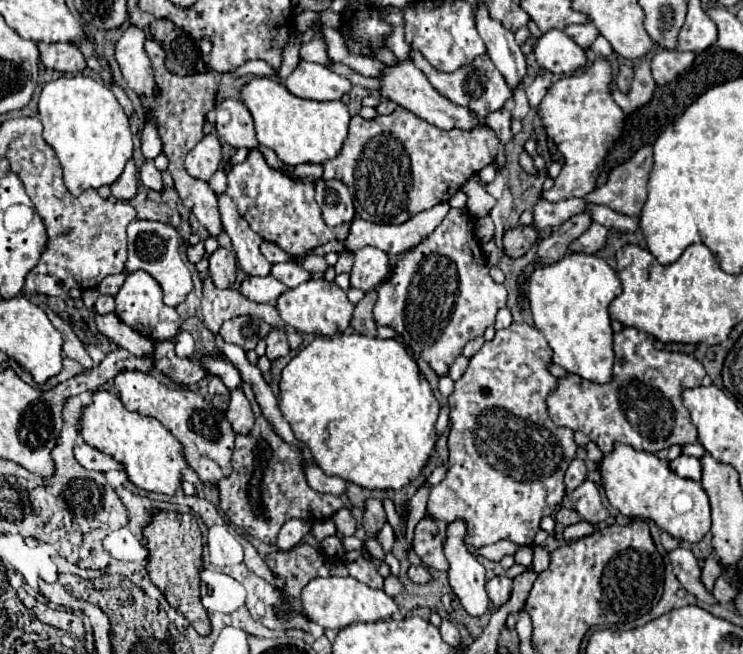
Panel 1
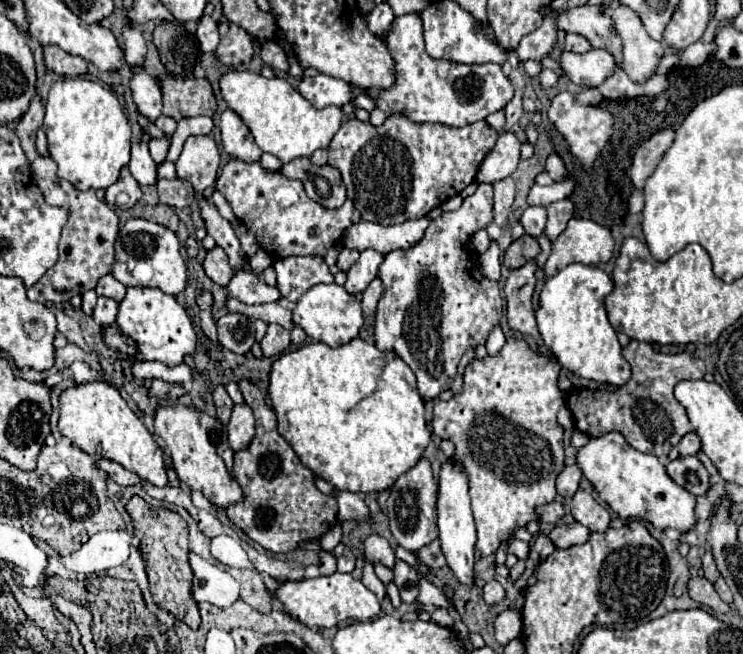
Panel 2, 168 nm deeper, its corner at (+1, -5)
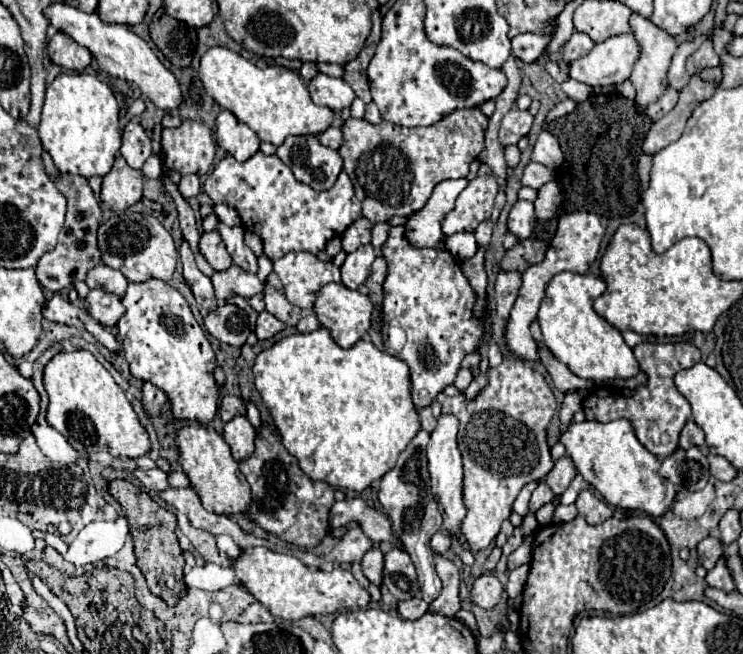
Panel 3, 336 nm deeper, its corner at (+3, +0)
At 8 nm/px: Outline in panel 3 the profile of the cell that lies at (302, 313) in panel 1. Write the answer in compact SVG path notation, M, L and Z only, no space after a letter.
M325 284L319 290L319 296L315 298L315 306L313 312L319 320L319 324L323 328L327 328L333 336L333 340L341 346L341 348L351 348L357 340L361 340L371 324L371 312L373 312L373 304L369 302L369 298L357 290L349 290L343 284Z

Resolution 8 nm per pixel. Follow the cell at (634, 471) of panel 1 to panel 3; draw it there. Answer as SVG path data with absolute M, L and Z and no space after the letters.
M621 418L607 424L587 420L581 424L573 422L559 440L565 444L577 472L605 498L605 502L625 510L643 510L651 518L665 516L673 510L677 496L675 486L659 474L661 462L635 438L627 420Z

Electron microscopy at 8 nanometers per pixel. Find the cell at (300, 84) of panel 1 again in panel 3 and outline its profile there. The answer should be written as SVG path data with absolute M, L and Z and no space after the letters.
M317 74L311 82L307 82L311 100L319 106L329 106L331 110L343 110L351 106L355 92L343 78L333 78L327 74Z

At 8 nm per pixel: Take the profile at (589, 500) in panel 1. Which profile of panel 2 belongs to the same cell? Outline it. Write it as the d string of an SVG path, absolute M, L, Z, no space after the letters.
M579 489L571 501L571 513L575 517L575 521L579 521L581 525L589 527L591 531L605 531L609 527L611 515L605 507L601 507L593 495L589 495L587 491Z

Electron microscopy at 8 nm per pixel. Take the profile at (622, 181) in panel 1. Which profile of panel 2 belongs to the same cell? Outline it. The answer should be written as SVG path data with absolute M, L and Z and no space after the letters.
M663 129L639 145L633 157L633 165L629 169L629 179L637 189L645 185L647 177L653 173L665 151L671 147L673 139L675 139L675 129Z

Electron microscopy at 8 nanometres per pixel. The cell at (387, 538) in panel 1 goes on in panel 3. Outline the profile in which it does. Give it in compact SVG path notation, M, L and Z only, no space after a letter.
M373 546L363 556L361 568L363 568L363 574L369 578L369 582L373 582L373 584L379 586L379 582L381 582L381 570L383 570L383 552L381 552L379 546Z

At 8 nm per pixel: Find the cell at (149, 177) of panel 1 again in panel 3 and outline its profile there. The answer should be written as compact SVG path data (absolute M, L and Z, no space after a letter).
M129 122L123 130L123 146L121 156L127 160L127 164L135 170L141 170L145 160L151 156L151 140L147 138L145 130L137 122Z

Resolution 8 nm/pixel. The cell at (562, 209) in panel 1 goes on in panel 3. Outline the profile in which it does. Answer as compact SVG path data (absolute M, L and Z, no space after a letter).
M517 200L511 214L509 214L509 230L519 238L529 238L533 232L533 224L535 224L535 210L533 210L533 202L527 200Z

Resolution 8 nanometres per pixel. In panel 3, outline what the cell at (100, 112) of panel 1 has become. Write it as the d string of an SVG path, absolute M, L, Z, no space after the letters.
M59 74L47 88L39 138L59 172L85 178L105 176L121 148L119 106L111 88L91 74Z

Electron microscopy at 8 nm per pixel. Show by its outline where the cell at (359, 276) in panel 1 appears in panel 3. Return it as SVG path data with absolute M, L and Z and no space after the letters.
M365 244L355 252L347 254L345 264L341 266L341 280L349 290L357 290L367 280L367 276L371 274L371 264L375 256L377 254L371 244Z

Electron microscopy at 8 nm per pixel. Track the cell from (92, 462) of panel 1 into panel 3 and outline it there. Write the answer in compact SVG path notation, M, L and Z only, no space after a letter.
M135 468L133 472L133 478L137 478L147 490L151 492L161 492L165 488L169 488L167 484L167 474L159 468L151 468L151 470L141 470L141 468Z

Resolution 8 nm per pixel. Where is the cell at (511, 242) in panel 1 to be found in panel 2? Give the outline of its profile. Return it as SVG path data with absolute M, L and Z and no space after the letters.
M523 235L521 239L517 239L509 245L509 249L503 255L503 265L507 269L519 269L527 261L533 261L539 253L541 253L541 247L539 247L537 239Z

